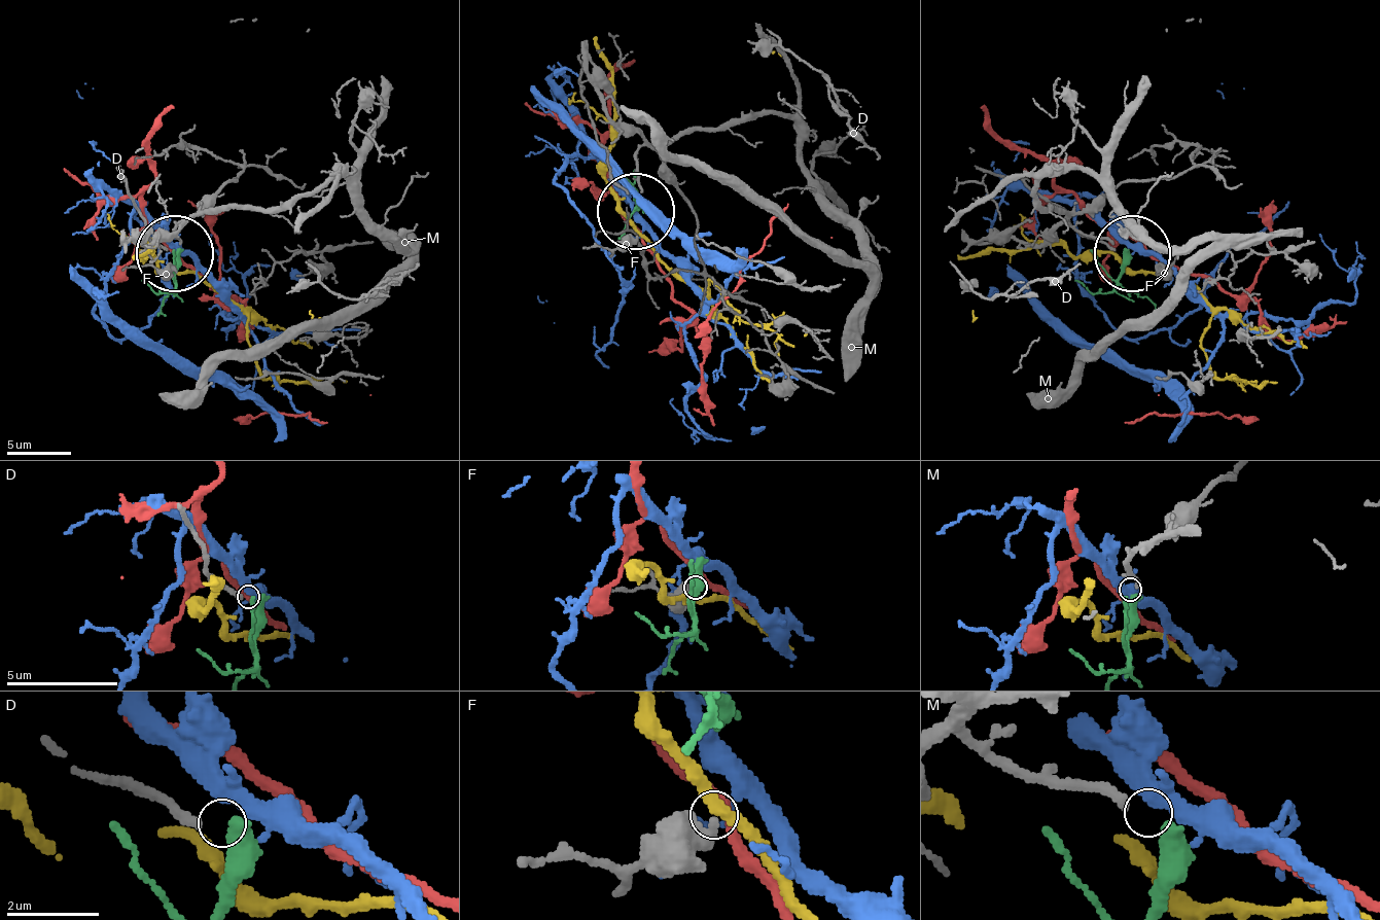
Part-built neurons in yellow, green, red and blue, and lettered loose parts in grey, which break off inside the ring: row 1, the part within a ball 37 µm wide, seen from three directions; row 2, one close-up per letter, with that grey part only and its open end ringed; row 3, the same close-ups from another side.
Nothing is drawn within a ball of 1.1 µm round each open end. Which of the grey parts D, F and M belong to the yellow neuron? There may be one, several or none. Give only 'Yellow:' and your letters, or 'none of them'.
Yellow: none of them

